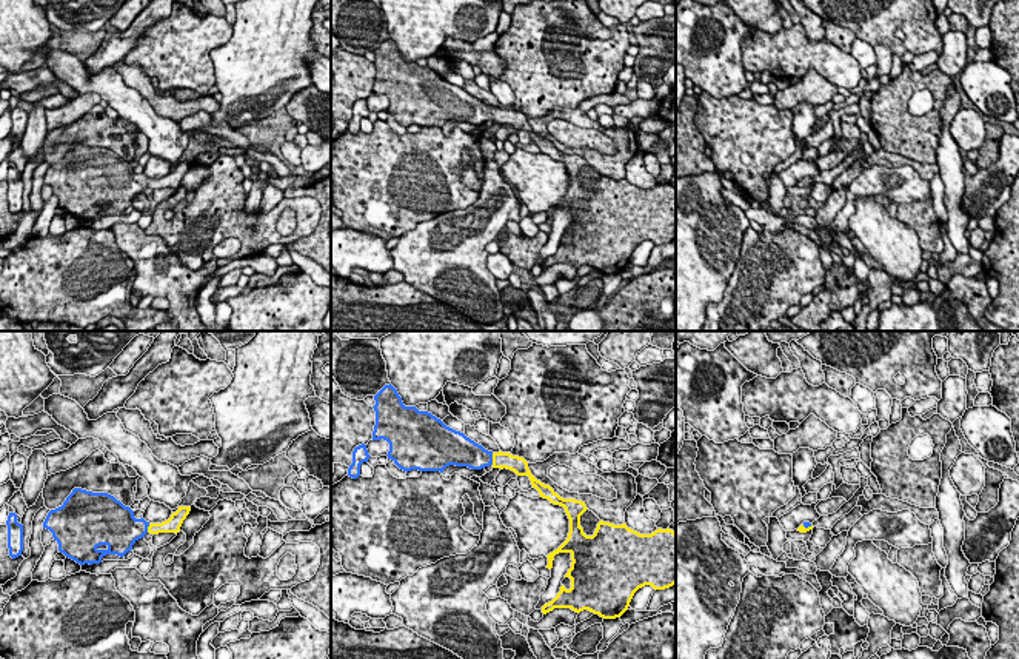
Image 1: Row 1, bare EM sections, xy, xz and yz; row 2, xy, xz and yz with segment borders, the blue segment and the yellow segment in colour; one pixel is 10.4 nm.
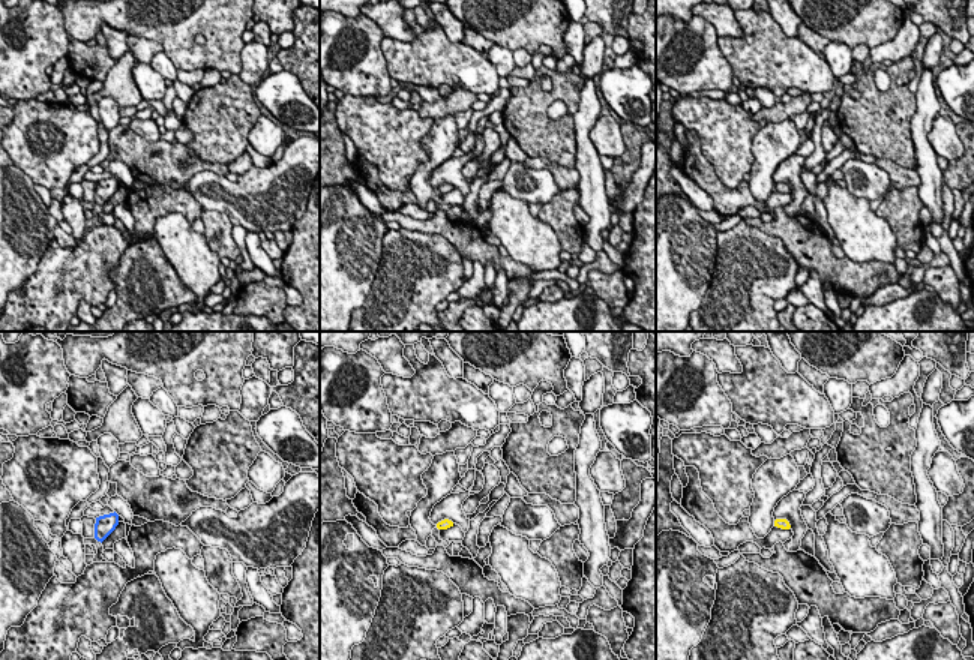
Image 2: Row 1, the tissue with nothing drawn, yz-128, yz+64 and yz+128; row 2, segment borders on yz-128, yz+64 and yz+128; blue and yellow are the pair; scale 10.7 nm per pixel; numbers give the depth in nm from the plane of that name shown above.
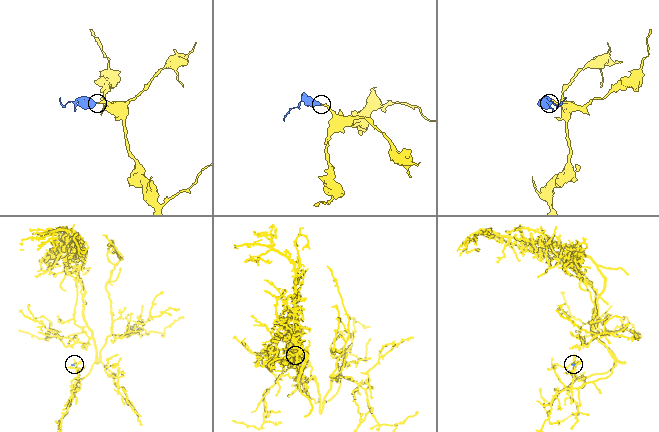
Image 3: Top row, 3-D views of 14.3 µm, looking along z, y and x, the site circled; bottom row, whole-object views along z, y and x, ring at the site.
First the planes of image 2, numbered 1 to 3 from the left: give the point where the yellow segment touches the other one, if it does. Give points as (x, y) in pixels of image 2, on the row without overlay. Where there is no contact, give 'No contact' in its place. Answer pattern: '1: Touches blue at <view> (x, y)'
1: No contact
2: No contact
3: No contact

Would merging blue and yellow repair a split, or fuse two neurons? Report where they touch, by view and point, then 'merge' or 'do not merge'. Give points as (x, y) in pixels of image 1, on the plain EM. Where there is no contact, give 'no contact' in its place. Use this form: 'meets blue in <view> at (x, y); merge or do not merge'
meets blue in xz at (491, 114); merge

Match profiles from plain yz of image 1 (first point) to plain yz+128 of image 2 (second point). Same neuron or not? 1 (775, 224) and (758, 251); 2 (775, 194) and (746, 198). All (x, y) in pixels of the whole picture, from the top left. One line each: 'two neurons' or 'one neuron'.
1: two neurons
2: two neurons

